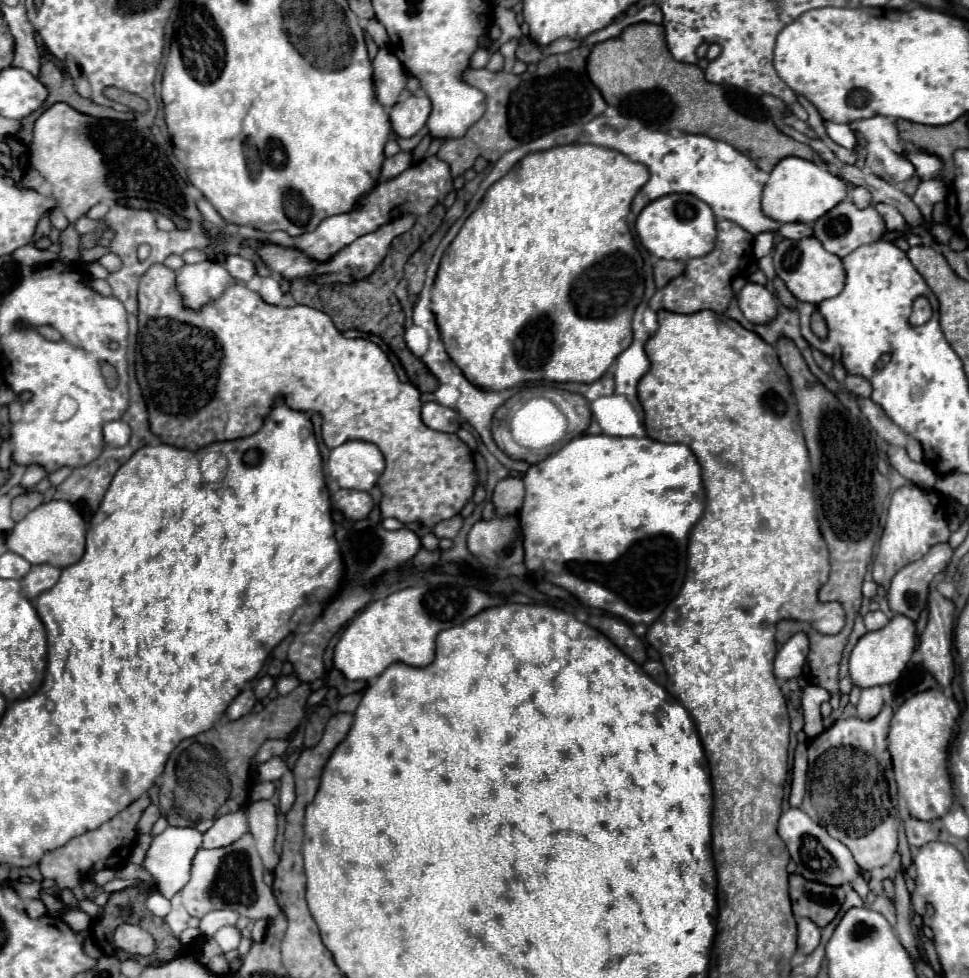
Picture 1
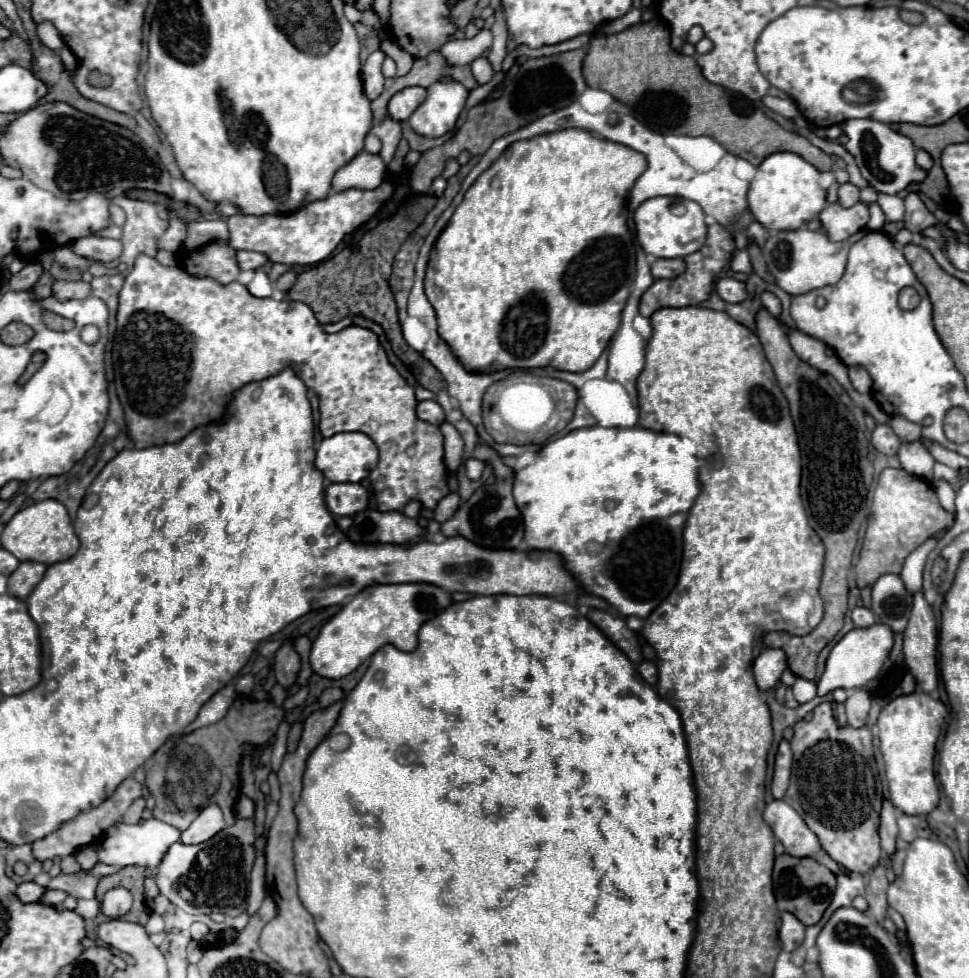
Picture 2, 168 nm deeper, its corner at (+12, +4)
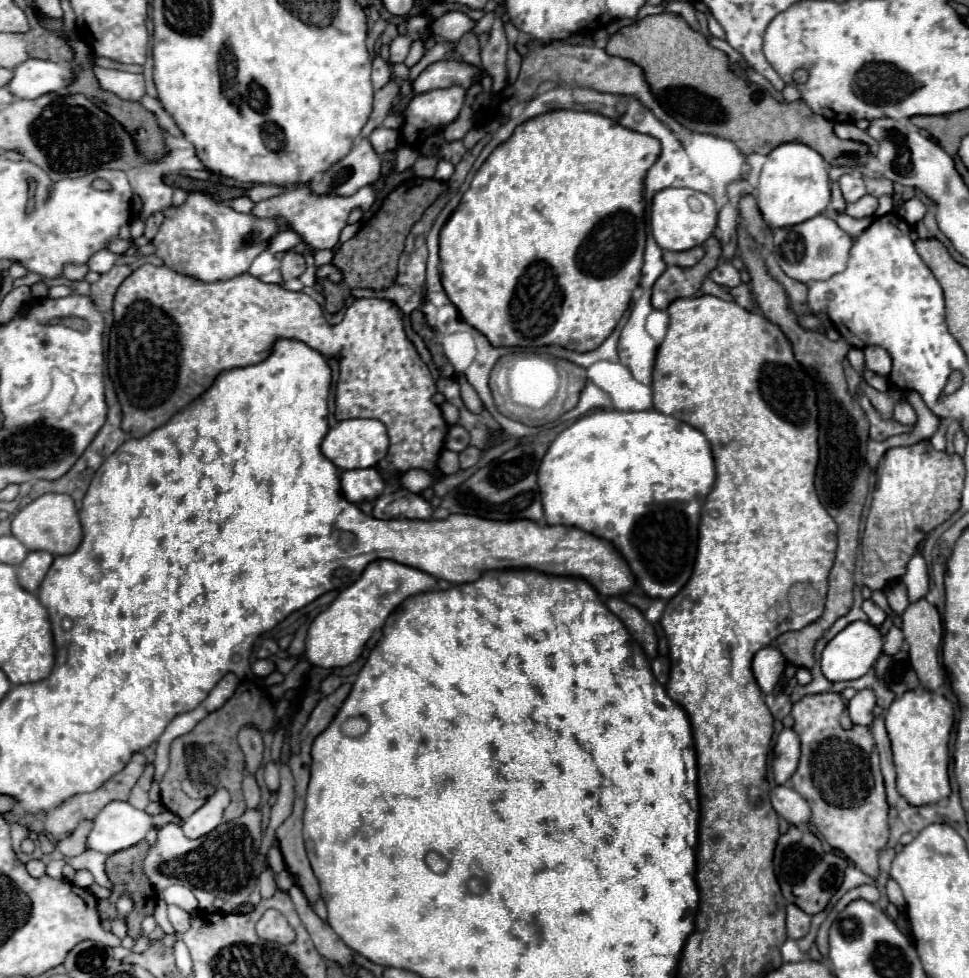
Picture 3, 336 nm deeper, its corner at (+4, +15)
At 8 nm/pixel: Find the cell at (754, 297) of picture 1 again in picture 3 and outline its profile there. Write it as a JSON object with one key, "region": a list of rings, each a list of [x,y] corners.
{"region":[[[718,263],[716,269],[712,269],[708,273],[708,277],[718,283],[718,285],[724,285],[724,287],[738,287],[740,285],[740,273],[734,269],[732,263]]]}

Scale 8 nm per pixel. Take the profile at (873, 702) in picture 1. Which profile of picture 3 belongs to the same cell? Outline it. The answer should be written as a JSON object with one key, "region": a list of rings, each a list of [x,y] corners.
{"region":[[[862,689],[858,691],[850,701],[848,701],[848,713],[854,725],[870,725],[874,721],[872,709],[876,705],[876,697],[874,691],[870,689]]]}

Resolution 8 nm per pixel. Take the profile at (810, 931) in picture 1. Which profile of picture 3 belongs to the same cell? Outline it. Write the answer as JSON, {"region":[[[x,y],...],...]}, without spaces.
{"region":[[[796,905],[786,907],[786,931],[790,939],[800,939],[810,929],[810,915],[798,909]]]}

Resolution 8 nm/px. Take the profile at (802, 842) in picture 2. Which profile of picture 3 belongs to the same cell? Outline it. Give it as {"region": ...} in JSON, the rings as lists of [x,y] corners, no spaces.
{"region":[[[776,785],[770,791],[770,801],[772,801],[772,807],[776,809],[776,813],[782,815],[788,823],[792,823],[792,825],[810,823],[810,807],[792,787]]]}

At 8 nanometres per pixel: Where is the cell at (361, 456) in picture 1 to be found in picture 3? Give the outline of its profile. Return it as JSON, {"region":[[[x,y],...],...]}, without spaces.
{"region":[[[346,419],[328,431],[322,441],[322,453],[342,471],[376,467],[388,453],[388,433],[378,419]]]}

